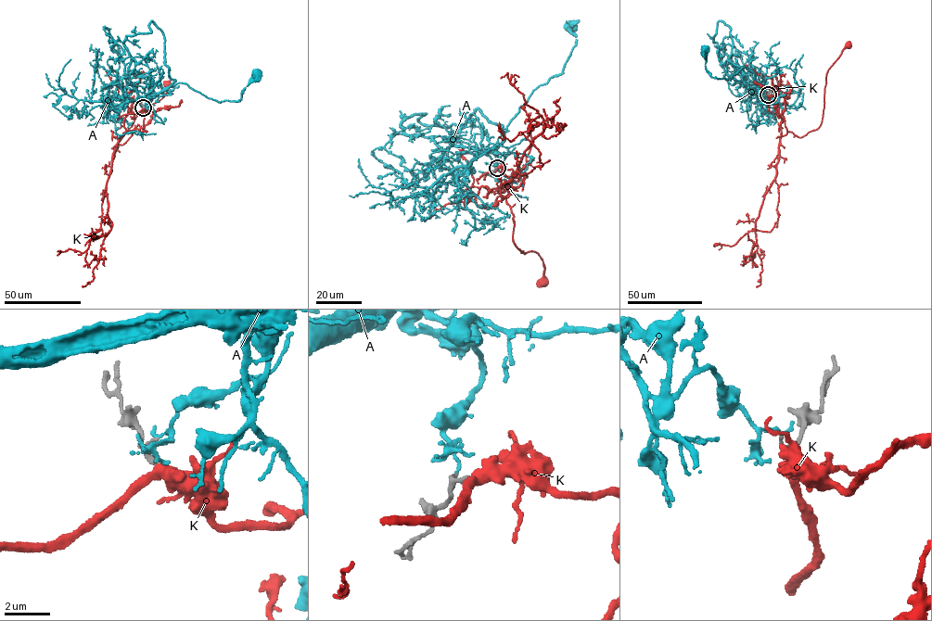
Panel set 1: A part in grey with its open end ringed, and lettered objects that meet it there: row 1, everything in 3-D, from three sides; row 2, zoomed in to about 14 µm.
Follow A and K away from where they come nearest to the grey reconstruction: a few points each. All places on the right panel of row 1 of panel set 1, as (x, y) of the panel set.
A: (767, 93), (757, 86), (753, 72), (745, 68), (733, 74), (730, 80), (712, 77), (706, 69), (705, 49)
K: (768, 95), (784, 98), (777, 115), (784, 117), (782, 135), (815, 130), (826, 73), (848, 45)

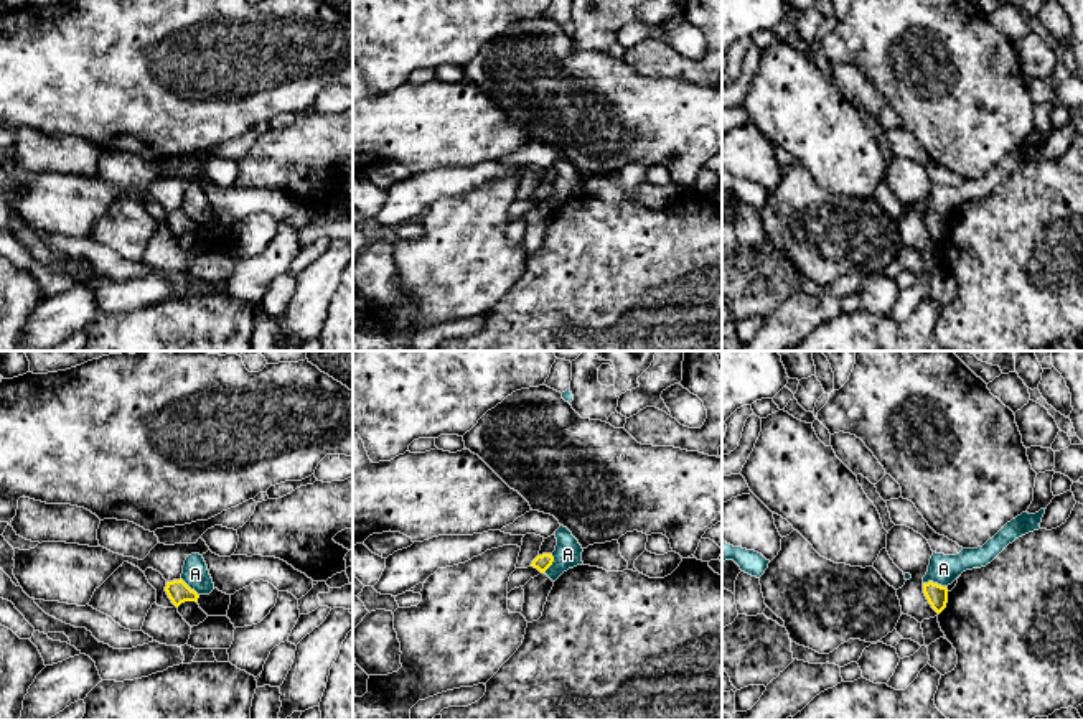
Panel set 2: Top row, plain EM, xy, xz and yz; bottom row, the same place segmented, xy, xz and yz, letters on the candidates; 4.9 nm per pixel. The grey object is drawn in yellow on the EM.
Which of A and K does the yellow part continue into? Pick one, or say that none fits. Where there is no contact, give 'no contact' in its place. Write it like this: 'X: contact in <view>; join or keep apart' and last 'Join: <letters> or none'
A: contact in yz; keep apart
K: no contact; join
Join: K

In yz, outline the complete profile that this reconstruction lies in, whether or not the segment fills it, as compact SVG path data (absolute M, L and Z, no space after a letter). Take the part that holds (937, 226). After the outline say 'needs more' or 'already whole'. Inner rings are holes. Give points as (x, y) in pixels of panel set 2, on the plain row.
M928 213L923 214L923 224L931 236L931 239L940 245L948 234L948 219L938 214Z; already whole

